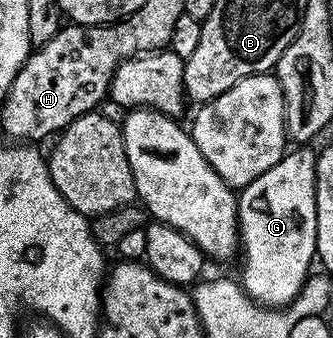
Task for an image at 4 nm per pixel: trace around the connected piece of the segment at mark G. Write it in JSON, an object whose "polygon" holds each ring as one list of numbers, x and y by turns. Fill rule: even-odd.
{"polygon":[[298,145,238,195,240,247,246,251,240,282,255,303,282,305,302,291,316,259,315,148]]}

